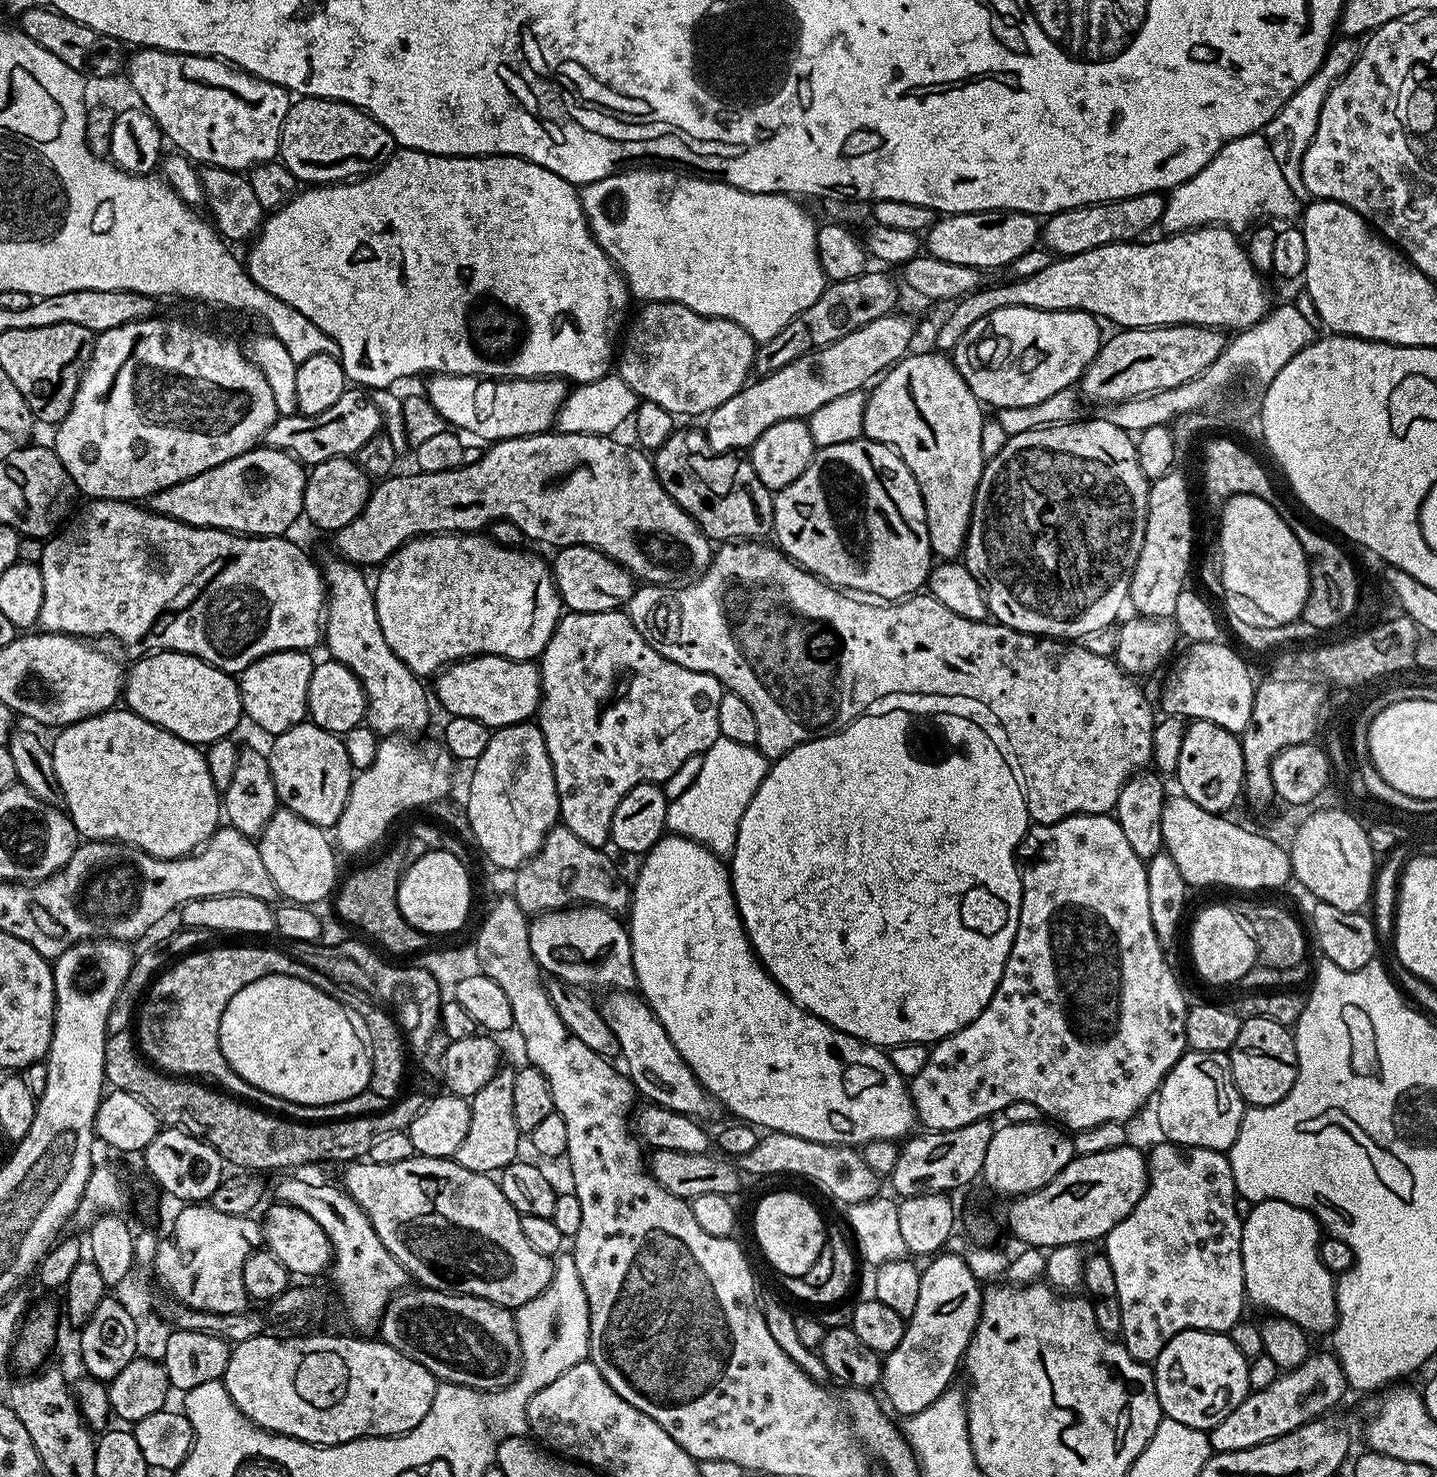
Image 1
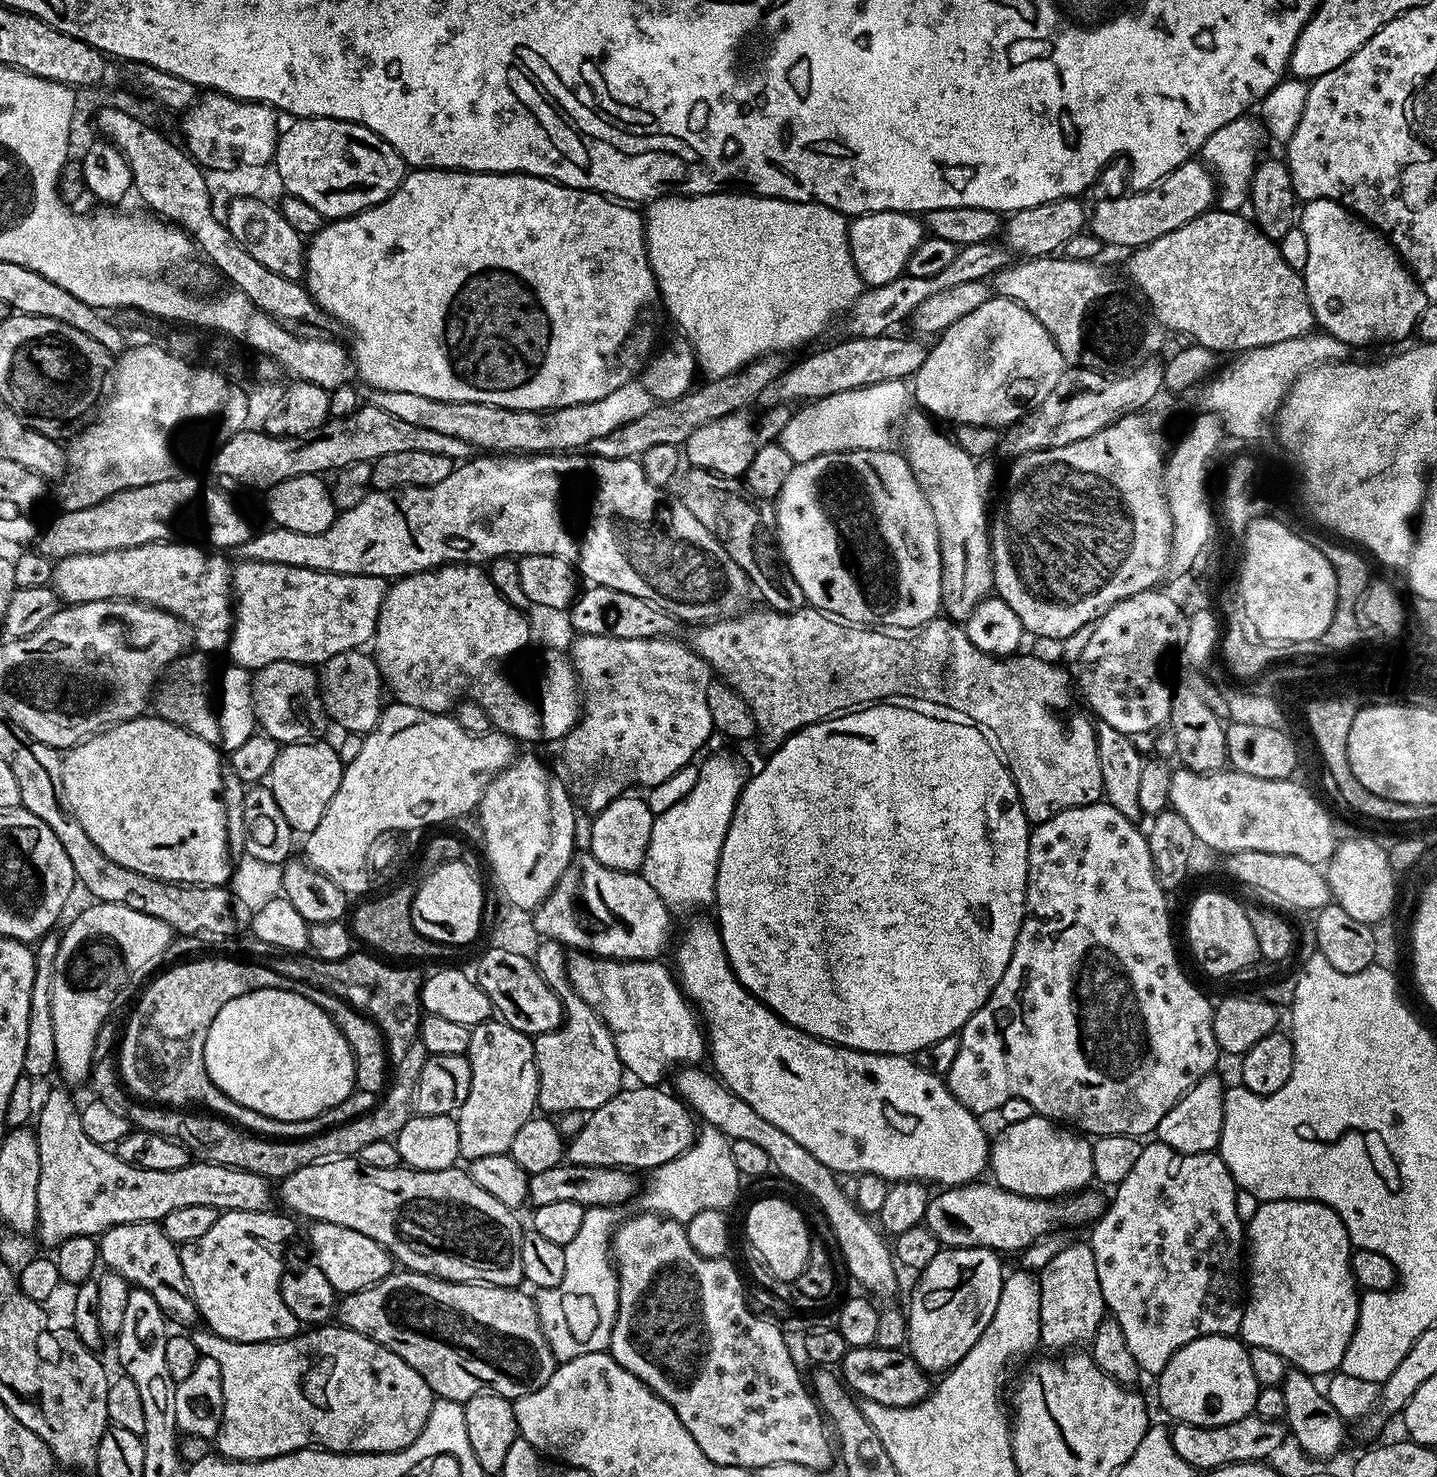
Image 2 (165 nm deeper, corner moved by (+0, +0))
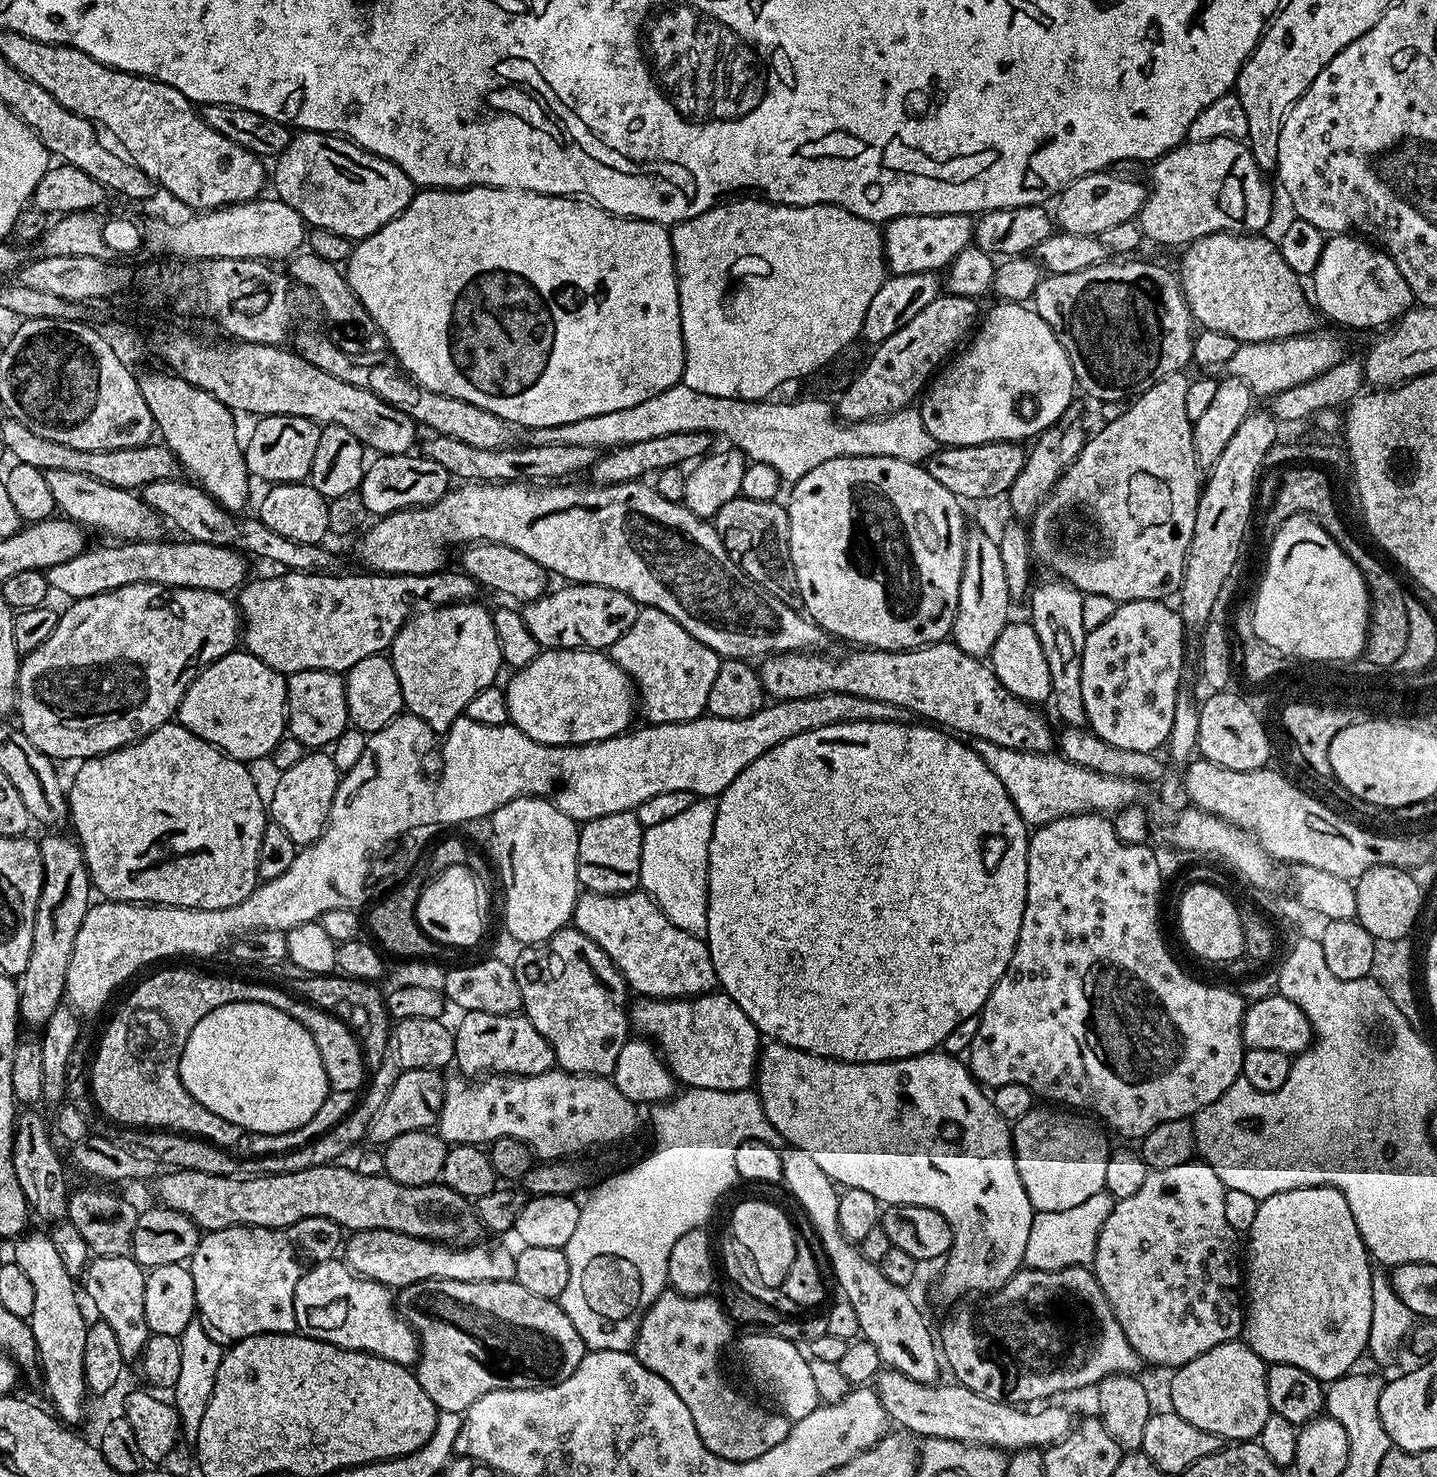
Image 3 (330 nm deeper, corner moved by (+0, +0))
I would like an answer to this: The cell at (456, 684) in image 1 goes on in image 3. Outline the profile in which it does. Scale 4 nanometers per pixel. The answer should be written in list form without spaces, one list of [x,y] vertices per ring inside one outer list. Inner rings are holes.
[[[550,648],[541,651],[530,666],[515,669],[504,688],[510,723],[534,742],[543,744],[596,744],[629,731],[634,716],[632,679],[613,662],[611,655],[591,648]]]

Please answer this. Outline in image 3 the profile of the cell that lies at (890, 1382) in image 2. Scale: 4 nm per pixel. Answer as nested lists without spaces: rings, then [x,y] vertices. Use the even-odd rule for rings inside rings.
[[[884,1368],[875,1378],[874,1391],[878,1394],[889,1421],[916,1438],[933,1436],[1001,1450],[1043,1450],[1063,1440],[1074,1427],[1074,1419],[1064,1408],[1028,1412],[1032,1410],[1024,1406],[982,1398],[982,1394],[974,1394],[974,1390],[955,1382],[940,1383],[914,1382],[914,1378],[906,1378],[906,1374],[898,1370]]]

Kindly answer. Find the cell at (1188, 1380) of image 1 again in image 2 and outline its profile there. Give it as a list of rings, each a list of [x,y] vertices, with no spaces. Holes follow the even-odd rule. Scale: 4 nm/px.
[[[1199,1336],[1194,1338],[1194,1342],[1186,1342],[1186,1346],[1182,1346],[1170,1358],[1170,1362],[1166,1362],[1166,1366],[1158,1373],[1156,1384],[1156,1392],[1160,1395],[1160,1404],[1173,1416],[1173,1421],[1182,1424],[1197,1424],[1203,1428],[1213,1428],[1214,1426],[1222,1426],[1223,1424],[1233,1424],[1242,1418],[1253,1415],[1256,1411],[1256,1399],[1260,1393],[1260,1384],[1254,1378],[1254,1369],[1250,1366],[1250,1358],[1248,1357],[1248,1348],[1236,1336]]]

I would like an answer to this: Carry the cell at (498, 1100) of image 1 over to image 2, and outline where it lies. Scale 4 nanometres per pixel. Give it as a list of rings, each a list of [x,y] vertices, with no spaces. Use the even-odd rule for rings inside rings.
[[[499,1018],[486,1019],[472,1028],[470,1046],[466,1053],[470,1062],[470,1094],[466,1094],[466,1102],[462,1102],[455,1117],[458,1126],[458,1150],[465,1161],[508,1152],[514,1142],[514,1134],[518,1134],[518,1129],[537,1111],[536,1099],[540,1087],[532,1041],[533,1037],[514,1030],[514,1026]]]

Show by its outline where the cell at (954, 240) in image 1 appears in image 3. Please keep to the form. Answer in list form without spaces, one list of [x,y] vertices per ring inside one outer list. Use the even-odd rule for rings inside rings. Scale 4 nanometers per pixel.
[[[1115,171],[1091,172],[1064,187],[1064,191],[1058,196],[1060,205],[1056,212],[1054,208],[1054,224],[1059,231],[1100,237],[1102,230],[1137,219],[1140,207],[1144,204],[1145,185],[1140,185],[1136,180],[1127,180],[1124,176],[1115,176],[1112,172]]]

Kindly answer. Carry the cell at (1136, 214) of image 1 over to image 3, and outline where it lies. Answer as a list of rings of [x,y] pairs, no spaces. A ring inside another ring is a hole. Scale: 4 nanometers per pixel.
[[[1229,136],[1210,138],[1206,142],[1188,140],[1160,157],[1151,168],[1152,188],[1150,184],[1138,215],[1145,241],[1153,240],[1156,244],[1179,249],[1193,244],[1198,238],[1219,232],[1260,234],[1272,220],[1272,192],[1264,181],[1267,180],[1265,173],[1254,162],[1251,147],[1244,140],[1235,140]]]

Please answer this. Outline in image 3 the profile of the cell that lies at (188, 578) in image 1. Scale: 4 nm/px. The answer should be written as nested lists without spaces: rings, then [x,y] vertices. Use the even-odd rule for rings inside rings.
[[[441,570],[425,576],[393,576],[391,574],[364,574],[368,576],[332,576],[318,572],[285,571],[284,576],[269,580],[249,579],[238,592],[238,607],[242,617],[242,644],[251,656],[257,656],[266,666],[281,674],[302,670],[347,673],[354,662],[379,656],[391,649],[398,630],[407,622],[415,600],[425,600],[428,606],[463,604],[471,601],[478,585],[463,570]]]

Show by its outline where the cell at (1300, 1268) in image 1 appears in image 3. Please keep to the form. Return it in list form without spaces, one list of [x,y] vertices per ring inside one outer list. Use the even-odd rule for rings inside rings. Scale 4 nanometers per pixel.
[[[1299,1188],[1274,1194],[1260,1201],[1258,1215],[1254,1218],[1254,1226],[1246,1234],[1246,1315],[1244,1318],[1243,1339],[1249,1348],[1254,1350],[1265,1362],[1273,1364],[1289,1364],[1298,1366],[1298,1370],[1306,1370],[1321,1383],[1329,1384],[1339,1377],[1347,1375],[1357,1367],[1360,1355],[1365,1355],[1370,1338],[1370,1322],[1374,1311],[1372,1304],[1372,1268],[1373,1261],[1368,1255],[1368,1248],[1358,1234],[1358,1226],[1354,1222],[1354,1214],[1350,1214],[1350,1206],[1346,1206],[1346,1198],[1336,1188]]]

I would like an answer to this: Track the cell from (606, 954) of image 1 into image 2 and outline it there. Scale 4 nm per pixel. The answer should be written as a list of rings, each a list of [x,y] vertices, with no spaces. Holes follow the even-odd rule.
[[[573,951],[568,956],[568,980],[572,989],[600,1015],[614,1038],[618,1058],[624,1063],[624,1071],[633,1081],[644,1086],[656,1086],[660,1079],[681,1066],[696,1066],[706,1056],[706,1032],[698,1019],[691,1000],[684,995],[673,969],[660,960],[607,960],[586,952]]]

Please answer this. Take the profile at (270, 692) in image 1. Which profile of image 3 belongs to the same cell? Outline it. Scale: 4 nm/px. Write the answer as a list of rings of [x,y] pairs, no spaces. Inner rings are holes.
[[[302,670],[291,673],[288,681],[288,719],[286,721],[287,731],[298,742],[302,742],[305,749],[324,750],[333,744],[349,727],[348,703],[346,702],[346,690],[344,689],[344,676],[338,672],[323,672],[322,670]]]

